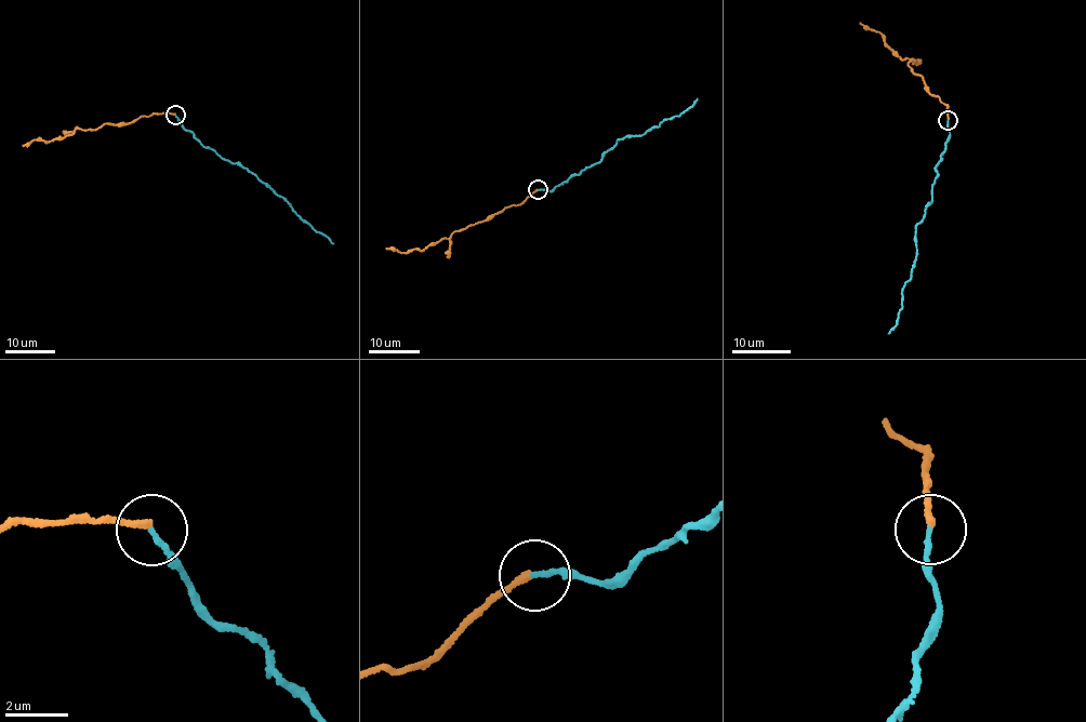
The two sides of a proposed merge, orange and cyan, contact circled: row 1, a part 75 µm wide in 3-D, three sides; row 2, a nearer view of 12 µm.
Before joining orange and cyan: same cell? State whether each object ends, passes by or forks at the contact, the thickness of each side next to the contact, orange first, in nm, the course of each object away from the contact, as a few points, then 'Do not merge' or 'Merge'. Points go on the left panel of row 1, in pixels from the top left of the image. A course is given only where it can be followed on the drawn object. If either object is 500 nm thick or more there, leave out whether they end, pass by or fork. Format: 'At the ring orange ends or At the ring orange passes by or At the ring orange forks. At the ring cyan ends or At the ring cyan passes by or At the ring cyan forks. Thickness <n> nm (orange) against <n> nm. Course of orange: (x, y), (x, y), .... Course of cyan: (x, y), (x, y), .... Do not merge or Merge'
At the ring orange ends. At the ring cyan ends. Thickness 200 nm (orange) against 150 nm. Course of orange: (174, 115), (154, 114), (120, 124), (107, 123), (85, 131), (77, 129), (74, 134), (23, 145). Course of cyan: (174, 115), (201, 144), (251, 173), (333, 244). Do not merge

